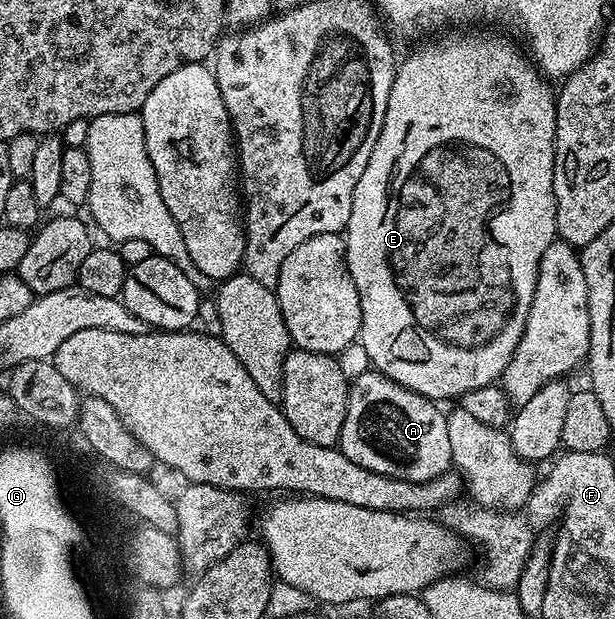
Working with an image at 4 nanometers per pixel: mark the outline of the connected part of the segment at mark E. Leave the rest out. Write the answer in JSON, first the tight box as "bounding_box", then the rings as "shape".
{"bounding_box":[344,33,558,403],"shape":[[[449,33],[442,35],[447,37],[439,41],[423,40],[418,43],[423,45],[416,46],[403,61],[401,58],[397,62],[392,91],[388,95],[388,111],[384,111],[384,123],[376,147],[372,147],[368,167],[364,167],[360,183],[356,183],[352,215],[348,215],[344,230],[348,271],[360,295],[360,346],[377,372],[435,403],[443,403],[449,397],[460,399],[468,391],[495,384],[501,378],[526,330],[540,259],[558,232],[554,198],[554,136],[558,106],[555,90],[550,90],[551,82],[521,48],[518,50],[498,33]]]}

